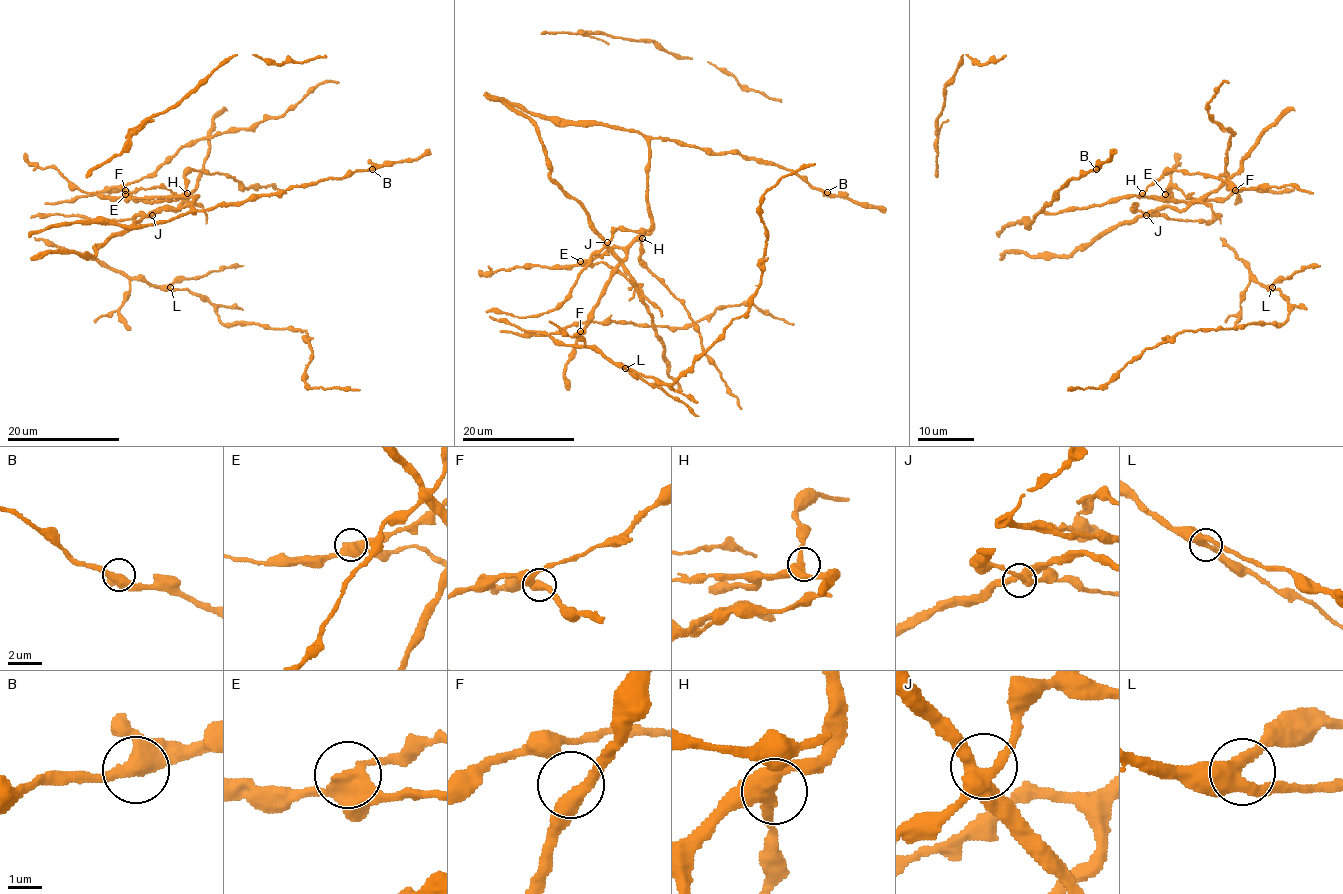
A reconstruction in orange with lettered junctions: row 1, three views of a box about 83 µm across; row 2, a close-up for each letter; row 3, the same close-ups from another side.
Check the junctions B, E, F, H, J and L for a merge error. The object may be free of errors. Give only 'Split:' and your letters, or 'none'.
Split: E

